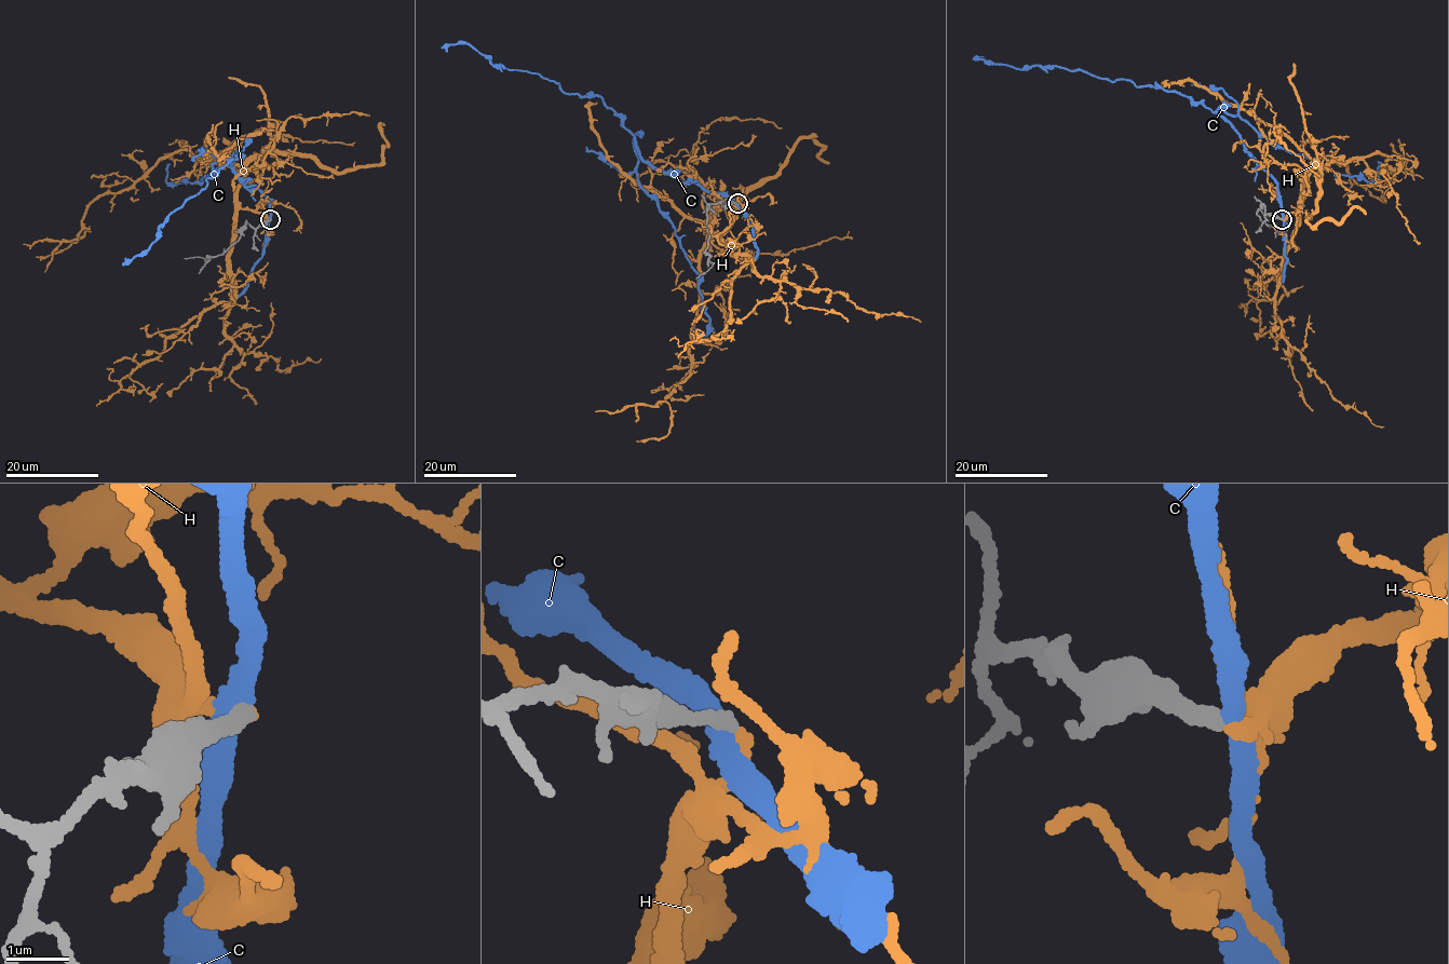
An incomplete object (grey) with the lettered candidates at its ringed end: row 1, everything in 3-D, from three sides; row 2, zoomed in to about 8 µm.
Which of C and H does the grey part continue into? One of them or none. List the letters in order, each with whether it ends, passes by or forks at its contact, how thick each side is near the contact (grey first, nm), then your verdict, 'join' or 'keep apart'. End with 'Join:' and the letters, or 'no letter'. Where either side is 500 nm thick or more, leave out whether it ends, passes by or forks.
C: it passes by; calibres 260 and 300 nm; keep apart
H: it ends; calibres 240 and 200 nm; join
Join: H

